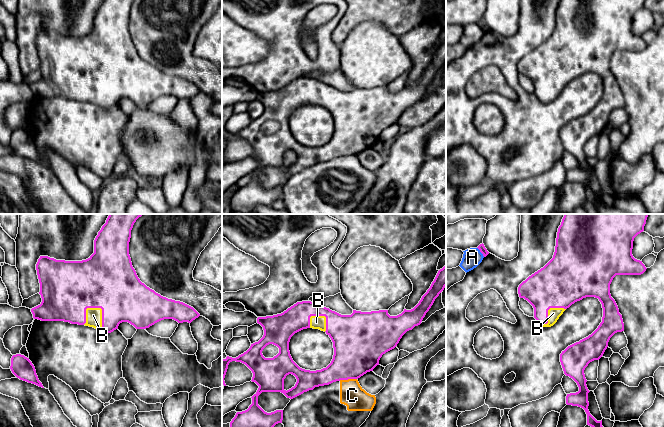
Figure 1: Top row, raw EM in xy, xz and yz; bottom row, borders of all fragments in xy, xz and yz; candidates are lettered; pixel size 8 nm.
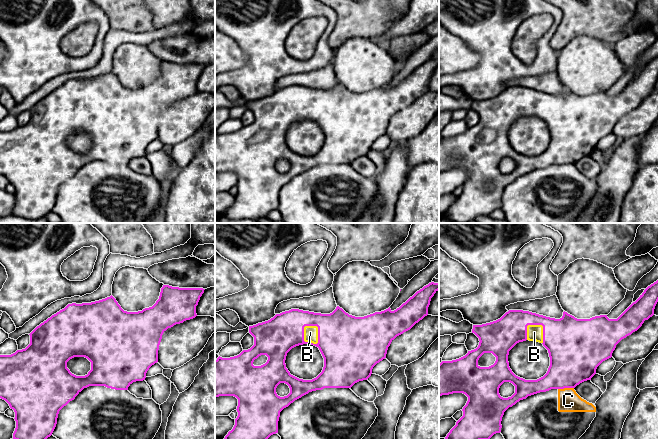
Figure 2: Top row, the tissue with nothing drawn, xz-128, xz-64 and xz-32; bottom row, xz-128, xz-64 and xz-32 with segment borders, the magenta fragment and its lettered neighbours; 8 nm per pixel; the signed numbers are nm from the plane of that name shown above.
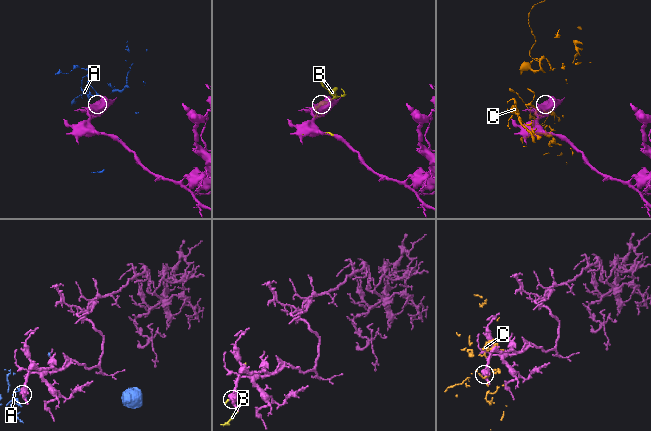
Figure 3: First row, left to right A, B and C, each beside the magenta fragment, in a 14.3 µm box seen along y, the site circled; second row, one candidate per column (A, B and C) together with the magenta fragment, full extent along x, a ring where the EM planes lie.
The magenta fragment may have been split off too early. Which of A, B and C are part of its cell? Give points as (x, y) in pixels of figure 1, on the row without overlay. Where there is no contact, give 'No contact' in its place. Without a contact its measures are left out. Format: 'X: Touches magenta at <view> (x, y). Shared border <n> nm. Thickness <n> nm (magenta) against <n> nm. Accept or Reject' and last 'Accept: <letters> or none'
A: Touches magenta at yz (480, 27). Shared border 100 nm. Thickness 60 nm (magenta) against 150 nm. Reject
B: Touches magenta at xy (102, 89). Shared border 220 nm. Thickness 440 nm (magenta) against 130 nm. Accept
C: Touches magenta at xz (347, 155). Shared border 140 nm. Thickness 380 nm (magenta) against 200 nm. Reject
Accept: B

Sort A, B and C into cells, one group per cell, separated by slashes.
A / B / C

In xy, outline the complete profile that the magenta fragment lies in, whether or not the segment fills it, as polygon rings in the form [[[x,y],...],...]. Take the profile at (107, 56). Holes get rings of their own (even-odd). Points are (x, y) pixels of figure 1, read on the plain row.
[[[104,0],[94,16],[94,29],[86,36],[65,37],[40,32],[36,40],[42,78],[31,85],[34,95],[64,97],[93,103],[103,109],[128,98],[136,105],[146,105],[164,95],[178,99],[198,94],[191,82],[161,72],[138,54],[129,31],[134,0]]]

